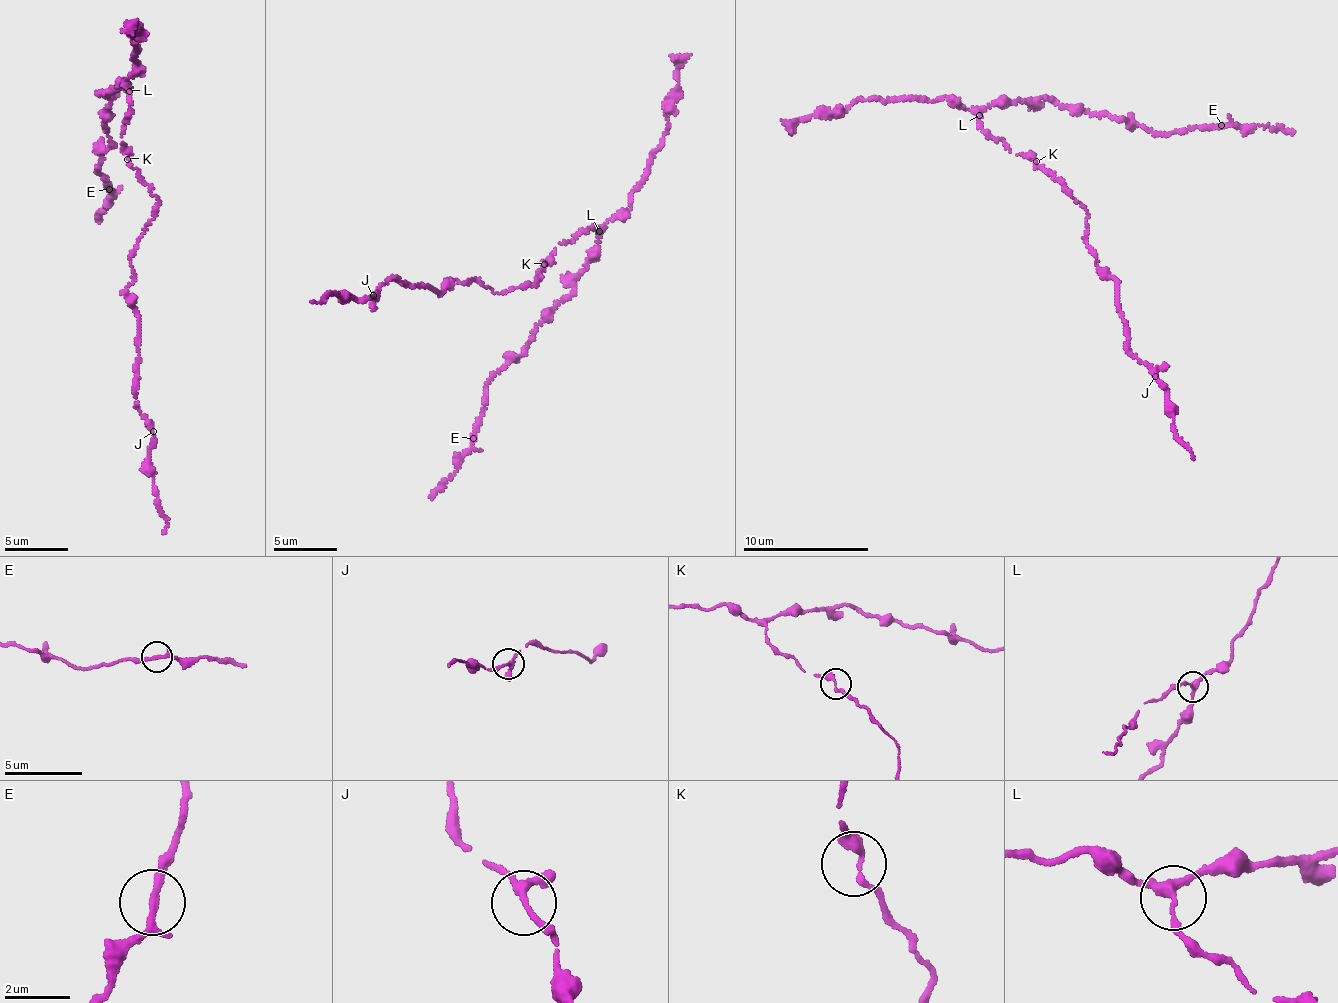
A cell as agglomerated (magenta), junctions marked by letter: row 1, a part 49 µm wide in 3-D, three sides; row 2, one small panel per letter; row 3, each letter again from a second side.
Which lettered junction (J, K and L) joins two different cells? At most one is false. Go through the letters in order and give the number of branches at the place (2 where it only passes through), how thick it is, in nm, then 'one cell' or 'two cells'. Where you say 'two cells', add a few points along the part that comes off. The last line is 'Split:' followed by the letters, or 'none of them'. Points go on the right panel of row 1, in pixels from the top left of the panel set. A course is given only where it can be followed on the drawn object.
J: 3 | 180 nm | one cell
K: 3 | 180 nm | one cell
L: 3 | 240 nm | two cells | (979, 115), (994, 105), (1035, 98), (1079, 106), (1093, 115), (1121, 118), (1155, 131), (1229, 123), (1293, 133)
Split: L

